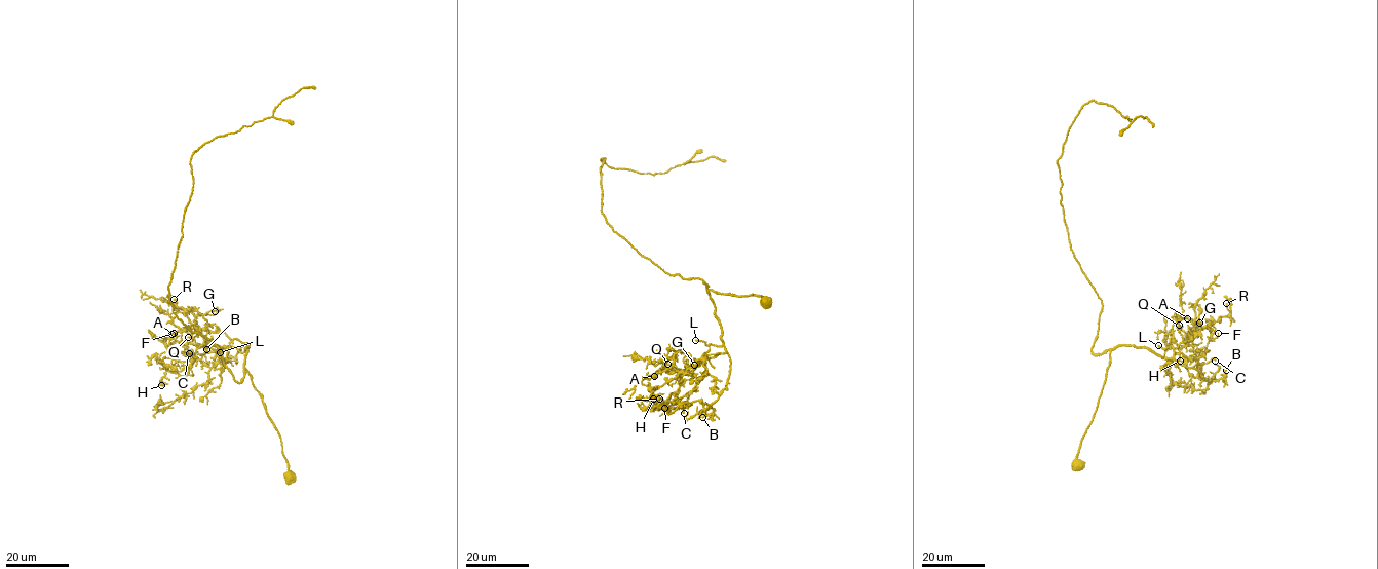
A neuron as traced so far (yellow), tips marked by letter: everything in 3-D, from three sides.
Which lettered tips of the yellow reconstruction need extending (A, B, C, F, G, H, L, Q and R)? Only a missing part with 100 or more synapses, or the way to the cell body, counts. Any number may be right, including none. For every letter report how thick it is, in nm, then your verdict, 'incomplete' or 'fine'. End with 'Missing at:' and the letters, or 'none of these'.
A: 170 nm | fine
B: 200 nm | fine
C: 130 nm | fine
F: 120 nm | fine
G: 170 nm | fine
H: 120 nm | fine
L: 200 nm | incomplete
Q: 140 nm | fine
R: 160 nm | fine
Missing at: L

